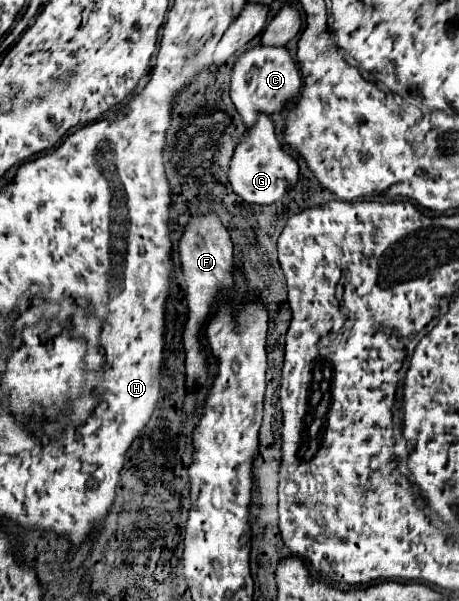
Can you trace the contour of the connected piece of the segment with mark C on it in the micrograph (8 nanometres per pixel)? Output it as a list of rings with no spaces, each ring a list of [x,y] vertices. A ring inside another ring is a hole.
[[[255,45],[235,61],[229,95],[245,125],[253,125],[253,119],[257,119],[259,113],[265,115],[281,113],[285,109],[285,103],[291,97],[297,97],[299,89],[301,89],[301,77],[287,47]]]

